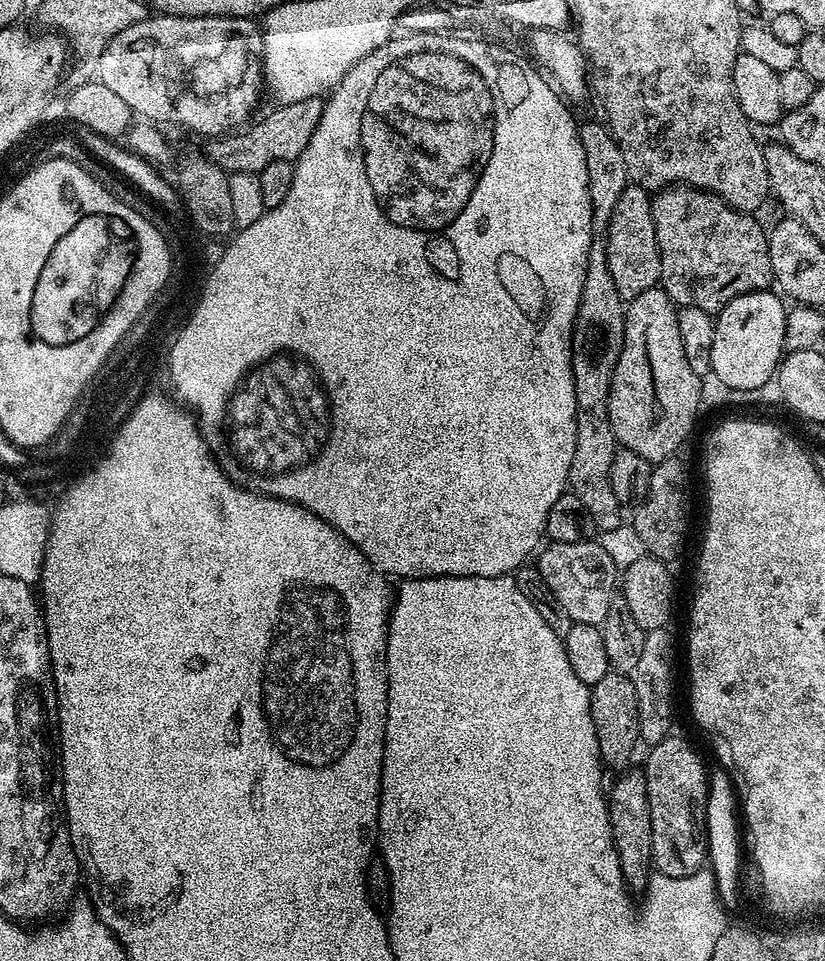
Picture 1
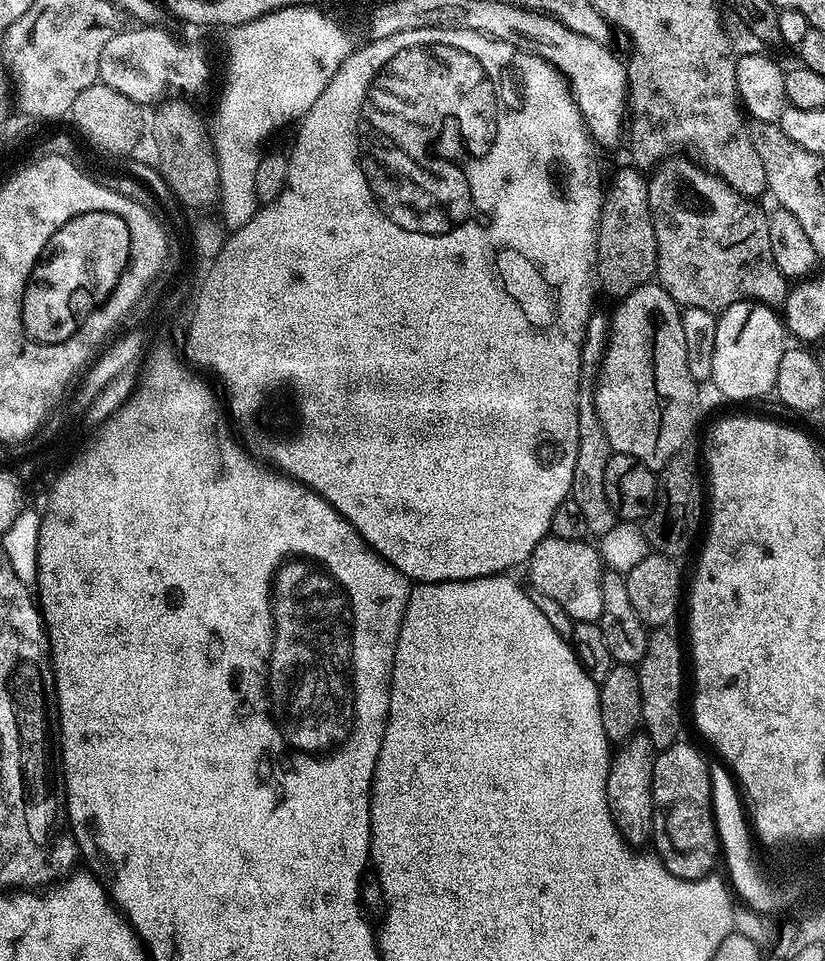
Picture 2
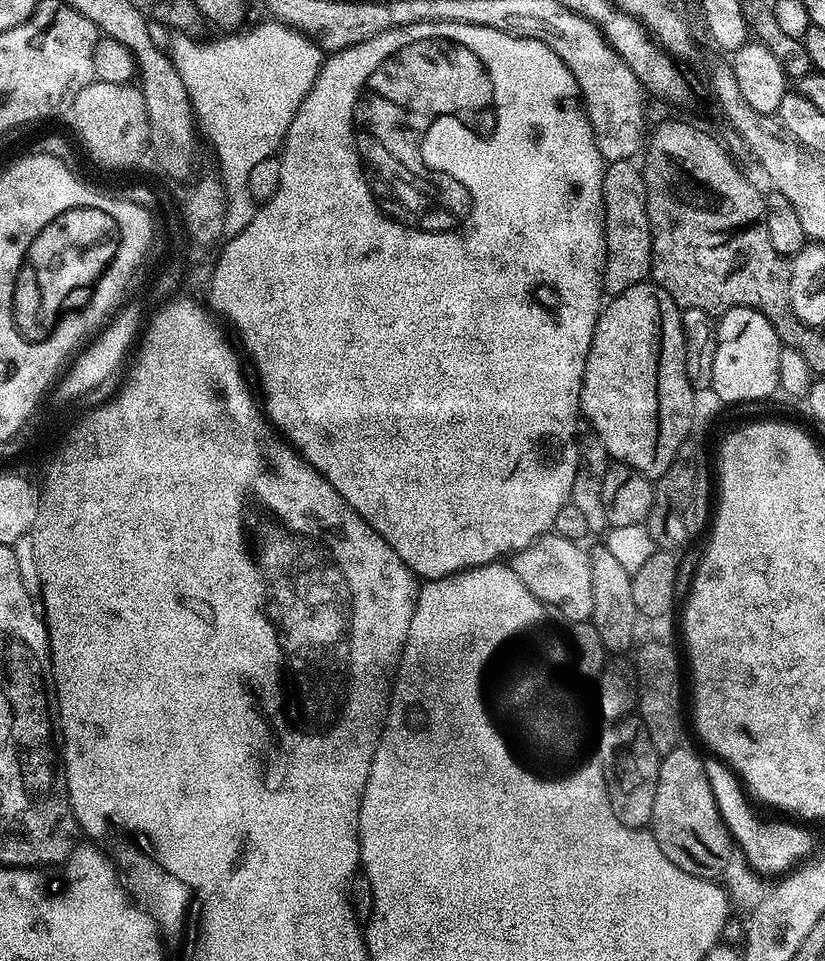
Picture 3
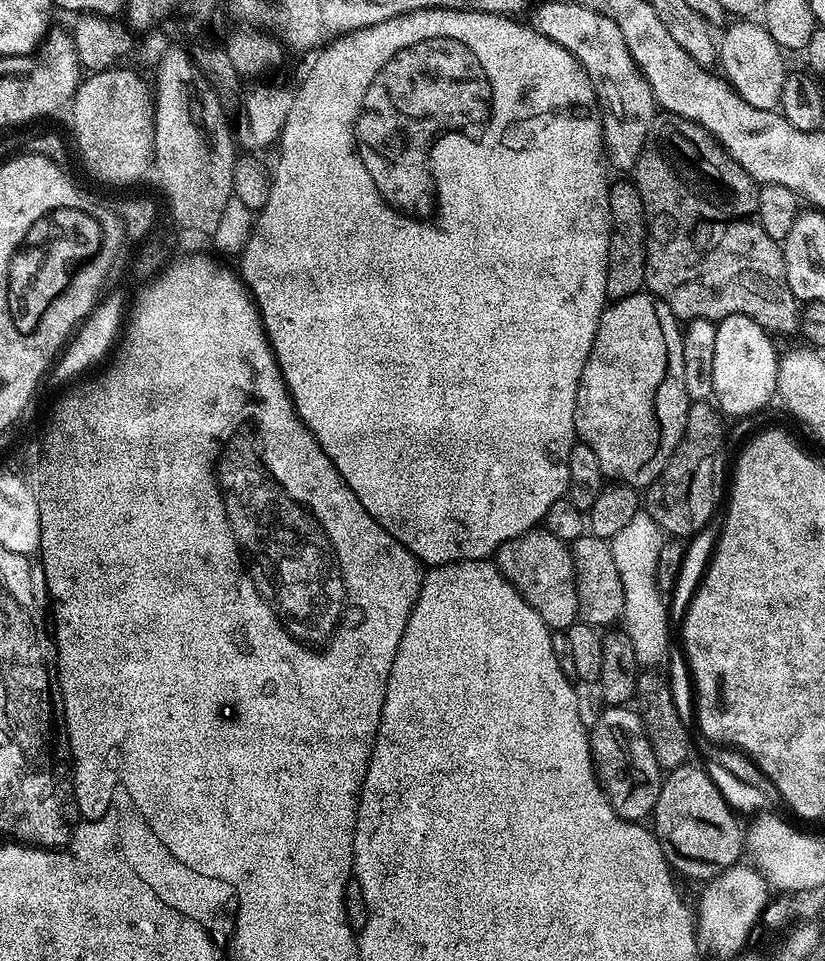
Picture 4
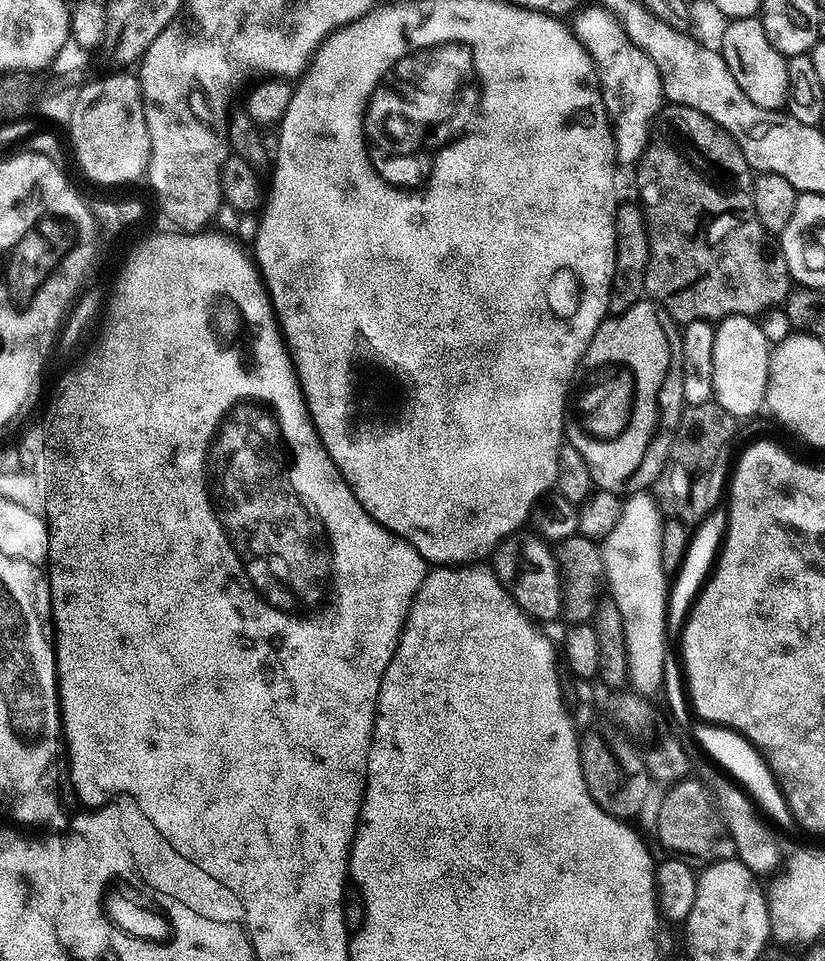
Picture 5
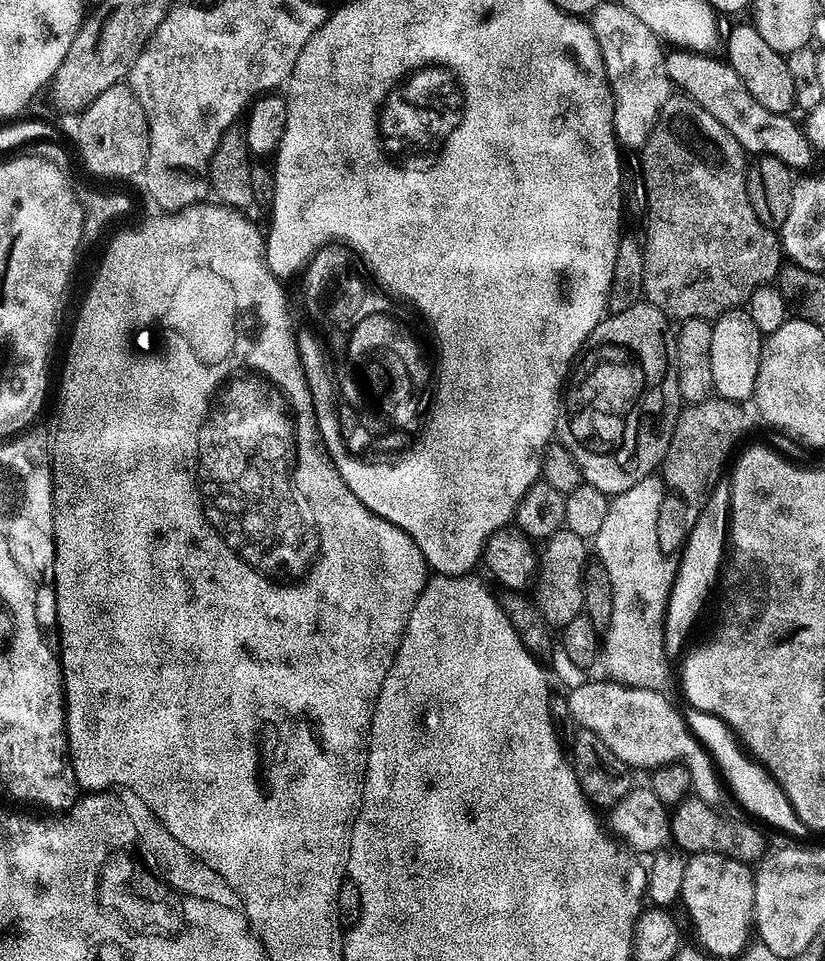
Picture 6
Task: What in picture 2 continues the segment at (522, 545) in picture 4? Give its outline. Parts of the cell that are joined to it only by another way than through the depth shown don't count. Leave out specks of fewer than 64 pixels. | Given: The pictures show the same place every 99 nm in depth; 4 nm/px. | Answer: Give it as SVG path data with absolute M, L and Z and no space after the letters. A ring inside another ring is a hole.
M547 535L538 546L534 546L532 556L526 561L528 580L548 599L548 602L562 606L574 622L599 621L602 610L602 567L600 553L584 540L563 540L554 535Z

